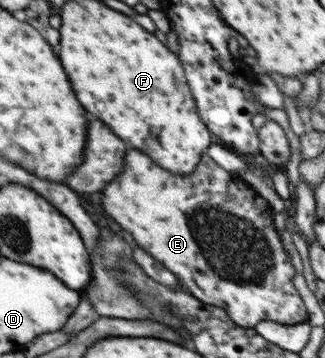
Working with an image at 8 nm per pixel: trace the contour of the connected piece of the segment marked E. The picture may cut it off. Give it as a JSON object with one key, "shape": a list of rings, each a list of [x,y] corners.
{"shape":[[[133,149],[133,153],[129,153],[129,173],[125,173],[125,175],[121,175],[120,173],[116,179],[121,179],[121,181],[113,181],[111,185],[108,185],[109,189],[105,189],[105,193],[101,197],[103,207],[105,207],[104,210],[111,215],[113,224],[117,225],[117,227],[123,227],[123,230],[131,233],[136,243],[147,251],[147,253],[150,253],[157,261],[160,261],[171,273],[174,273],[190,294],[193,294],[203,303],[224,309],[229,318],[244,328],[254,328],[260,321],[274,321],[283,325],[295,325],[308,321],[305,304],[303,304],[303,300],[292,282],[293,277],[295,277],[295,268],[293,268],[289,254],[283,249],[281,237],[274,225],[273,217],[275,210],[248,183],[245,183],[245,181],[234,173],[219,167],[206,154],[202,155],[197,169],[191,173],[174,174],[169,170],[161,169],[160,166],[157,167],[145,153],[135,151],[135,149]]]}

